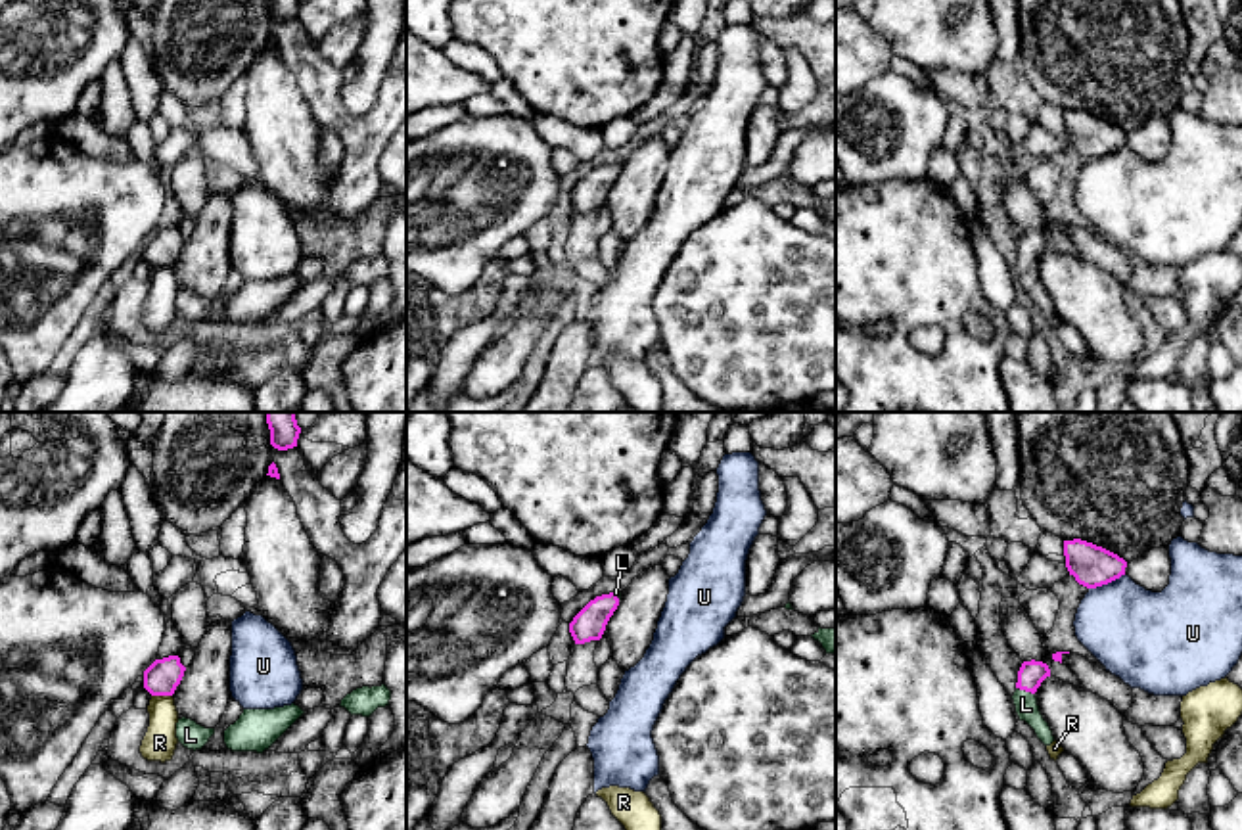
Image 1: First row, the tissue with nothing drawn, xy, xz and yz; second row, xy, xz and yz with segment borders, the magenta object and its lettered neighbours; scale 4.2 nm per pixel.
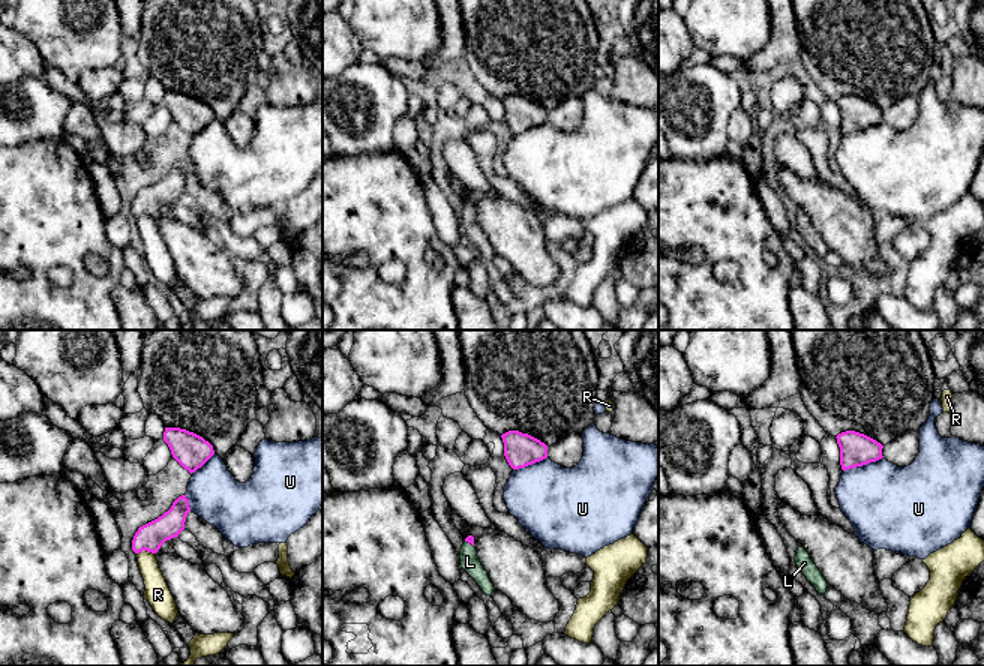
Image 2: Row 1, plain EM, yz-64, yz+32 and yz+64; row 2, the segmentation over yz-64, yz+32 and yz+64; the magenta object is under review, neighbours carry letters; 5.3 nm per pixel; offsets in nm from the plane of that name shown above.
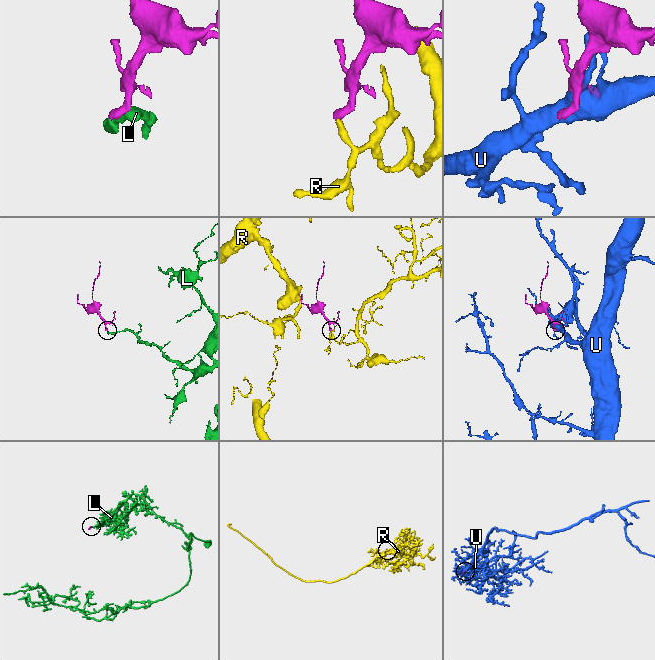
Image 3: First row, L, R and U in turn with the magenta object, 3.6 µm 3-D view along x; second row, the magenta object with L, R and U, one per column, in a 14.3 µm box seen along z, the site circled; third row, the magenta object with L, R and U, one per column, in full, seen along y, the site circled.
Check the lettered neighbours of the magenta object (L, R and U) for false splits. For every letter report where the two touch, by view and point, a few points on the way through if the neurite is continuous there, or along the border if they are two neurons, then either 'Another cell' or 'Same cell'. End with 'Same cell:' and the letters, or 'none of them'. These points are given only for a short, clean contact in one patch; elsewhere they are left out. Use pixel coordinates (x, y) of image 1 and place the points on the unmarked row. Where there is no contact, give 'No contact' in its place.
L: Touches magenta at yz (1026, 261). Path across: yz (1032, 244), (1026, 261), (1026, 275). Same cell
R: Touches magenta at xy (161, 265). Boundary: xy (152, 265), (171, 267). Another cell
U: Touches magenta at yz (1106, 154). Another cell
Same cell: L

